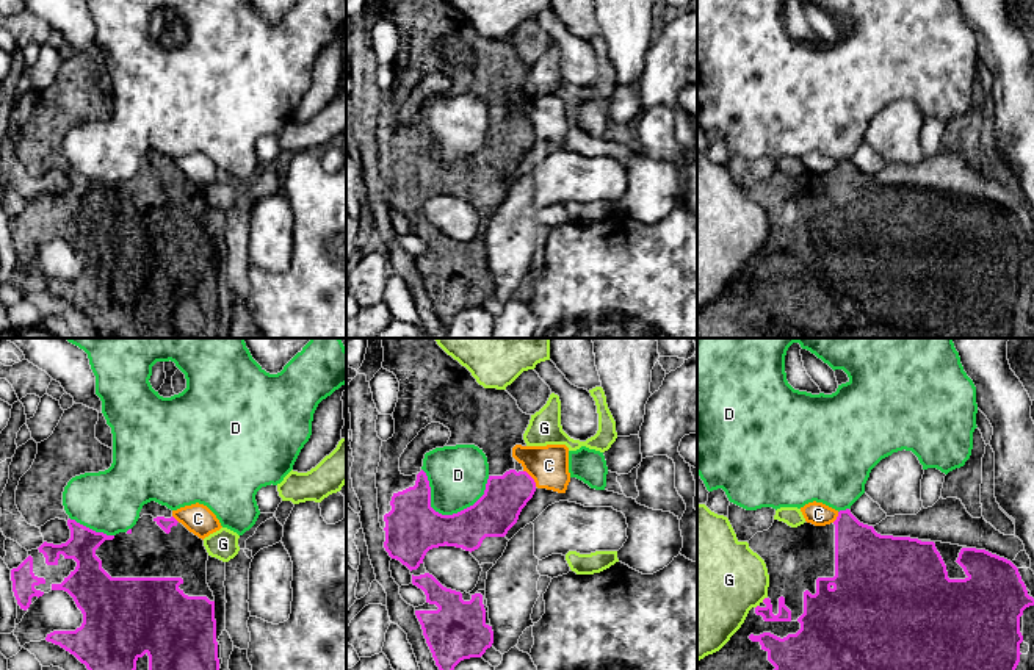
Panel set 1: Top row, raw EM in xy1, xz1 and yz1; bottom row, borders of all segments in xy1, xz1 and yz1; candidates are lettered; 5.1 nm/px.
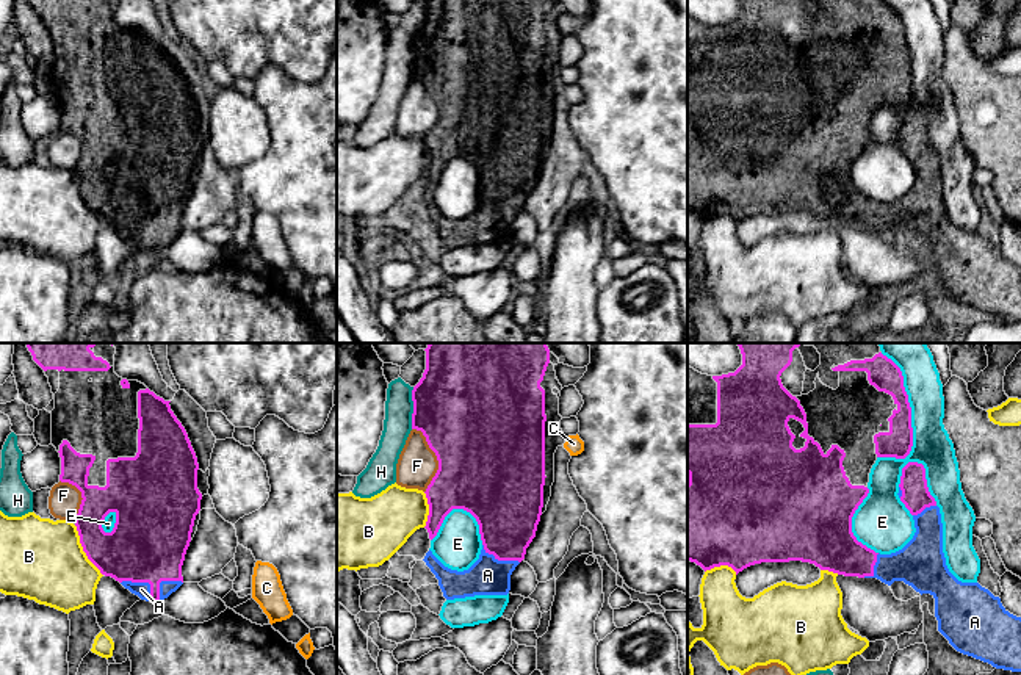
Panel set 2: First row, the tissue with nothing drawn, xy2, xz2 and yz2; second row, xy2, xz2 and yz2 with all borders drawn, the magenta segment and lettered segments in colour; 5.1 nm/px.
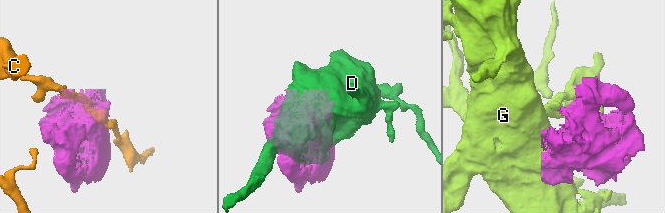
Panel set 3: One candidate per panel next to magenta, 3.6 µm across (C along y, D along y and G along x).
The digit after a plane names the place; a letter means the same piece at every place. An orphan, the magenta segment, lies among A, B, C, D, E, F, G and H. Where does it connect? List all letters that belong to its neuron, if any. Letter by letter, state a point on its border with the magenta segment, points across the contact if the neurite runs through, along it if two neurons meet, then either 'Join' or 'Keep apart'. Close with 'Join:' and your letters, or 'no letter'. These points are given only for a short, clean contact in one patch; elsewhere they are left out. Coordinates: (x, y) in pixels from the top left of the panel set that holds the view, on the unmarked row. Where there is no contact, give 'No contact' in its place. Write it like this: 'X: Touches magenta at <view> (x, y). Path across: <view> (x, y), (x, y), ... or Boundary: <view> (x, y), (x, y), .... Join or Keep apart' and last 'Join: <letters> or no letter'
A: Touches magenta at xy2 (143, 231). Join
B: Touches magenta at xy2 (83, 199). Keep apart
C: Touches magenta at xz1 (531, 127). Boundary: xz1 (524, 119), (536, 135). Keep apart
D: Touches magenta at xz1 (447, 165). Keep apart
E: Touches magenta at yz2 (909, 54). Keep apart
F: Touches magenta at xz2 (437, 107). Keep apart
G: Touches magenta at yz1 (763, 249). Keep apart
H: Touches magenta at xz2 (414, 57). Keep apart
Join: A

